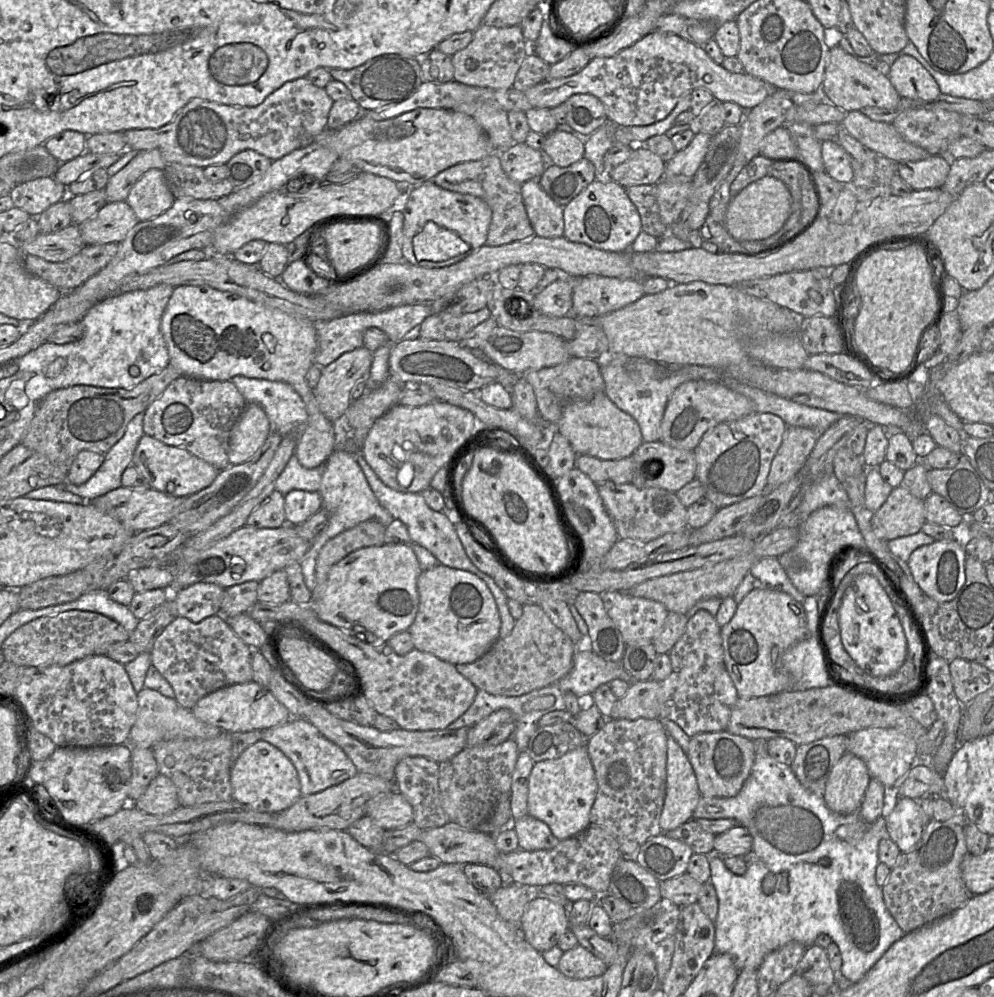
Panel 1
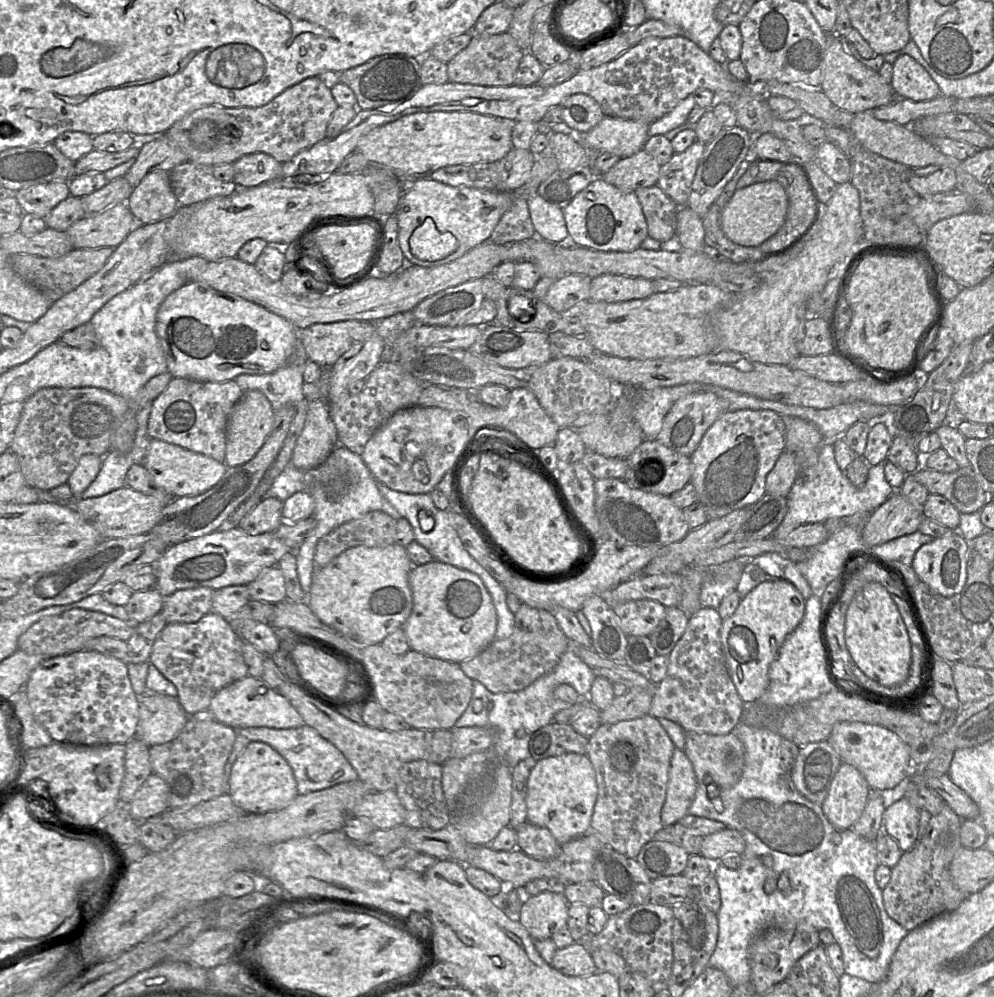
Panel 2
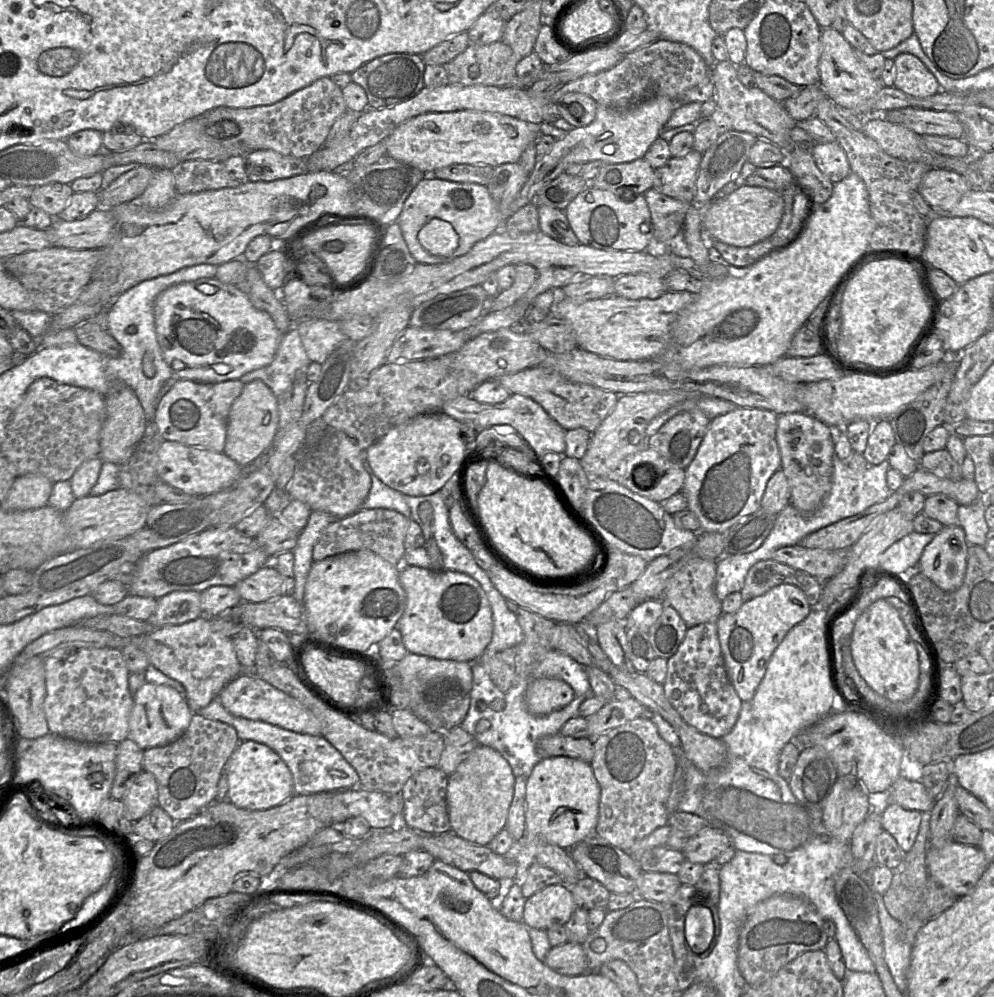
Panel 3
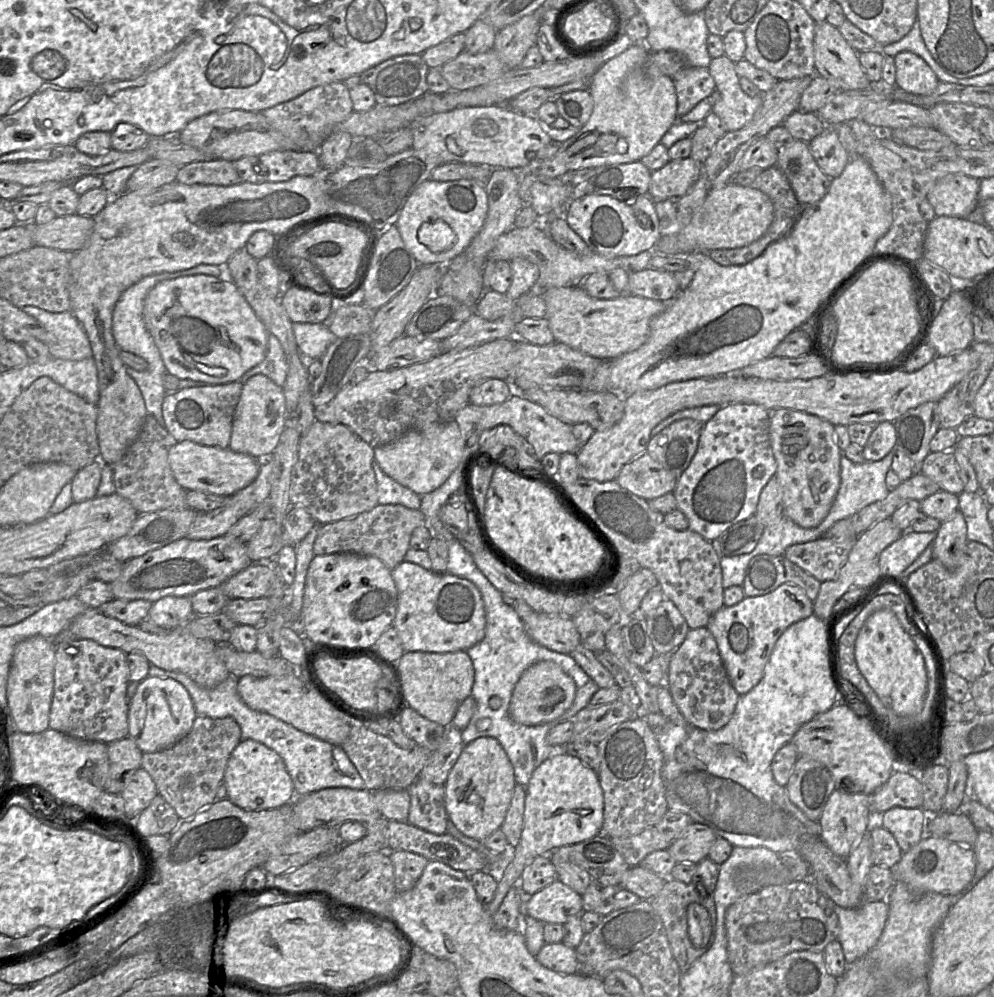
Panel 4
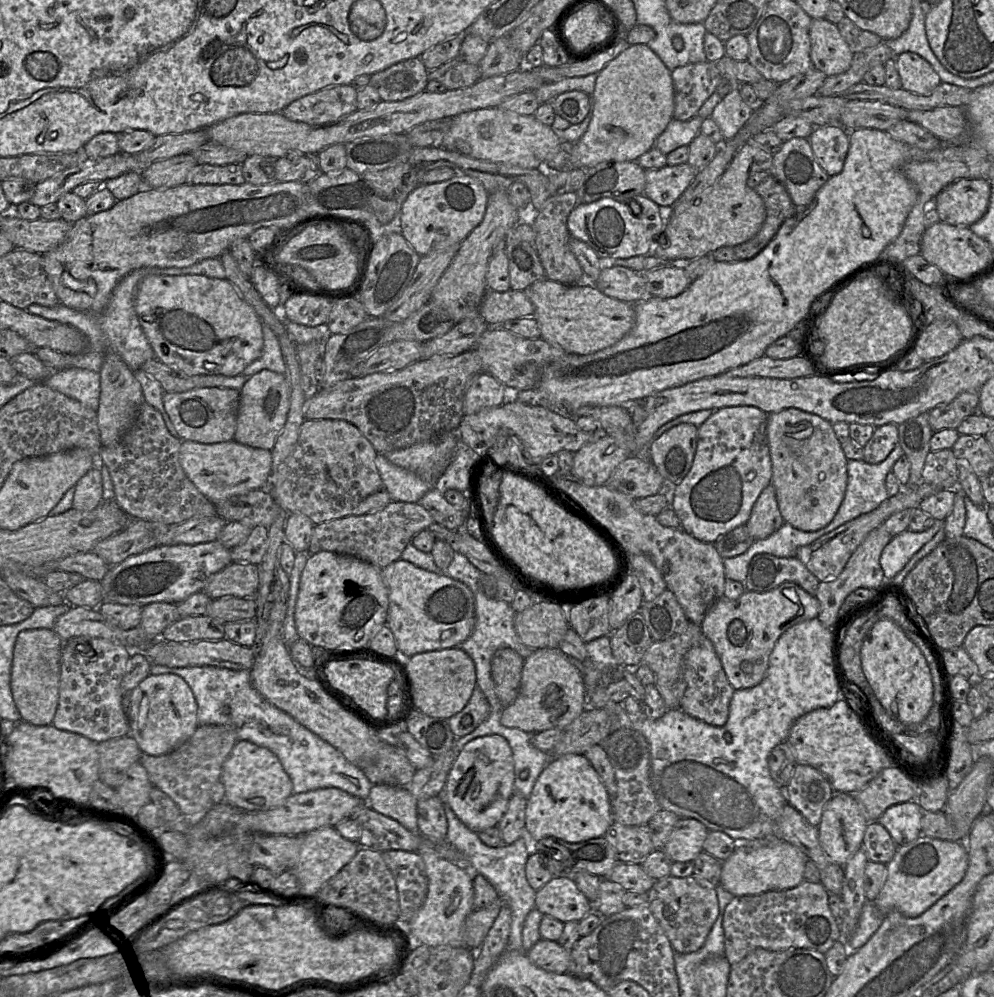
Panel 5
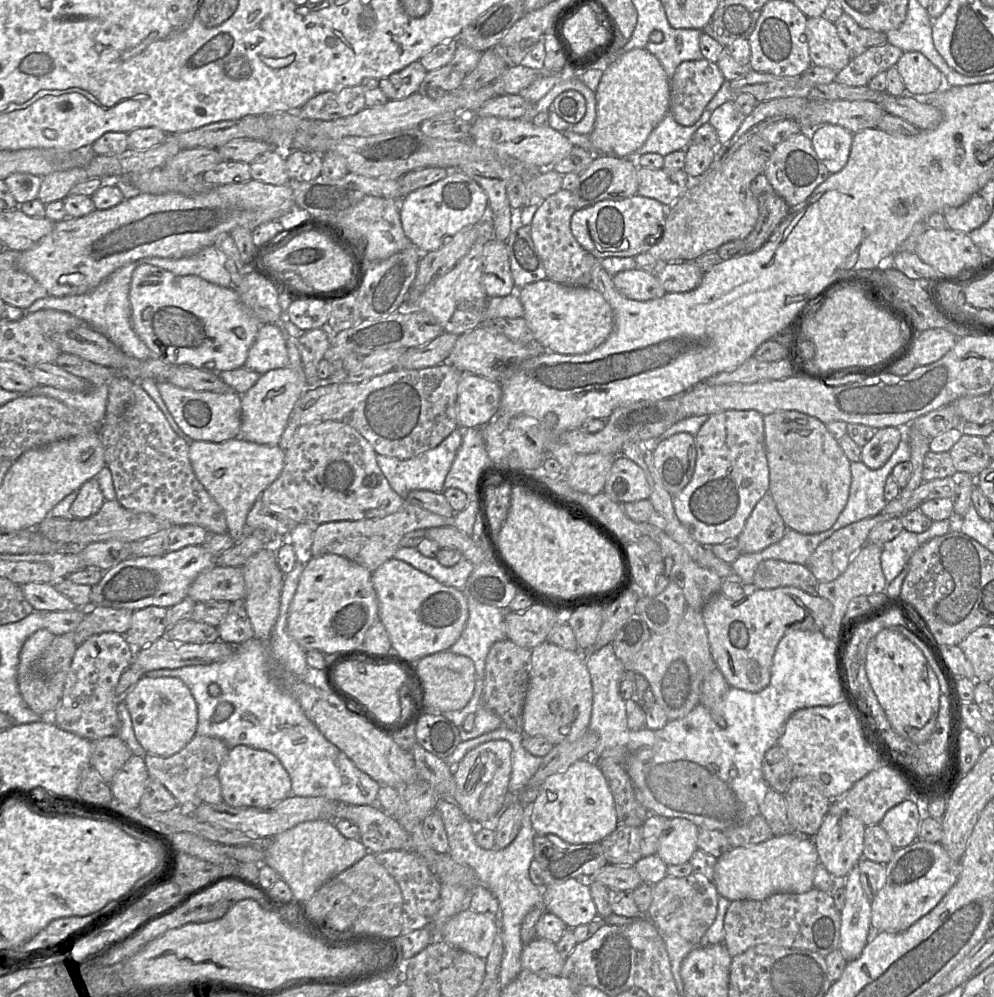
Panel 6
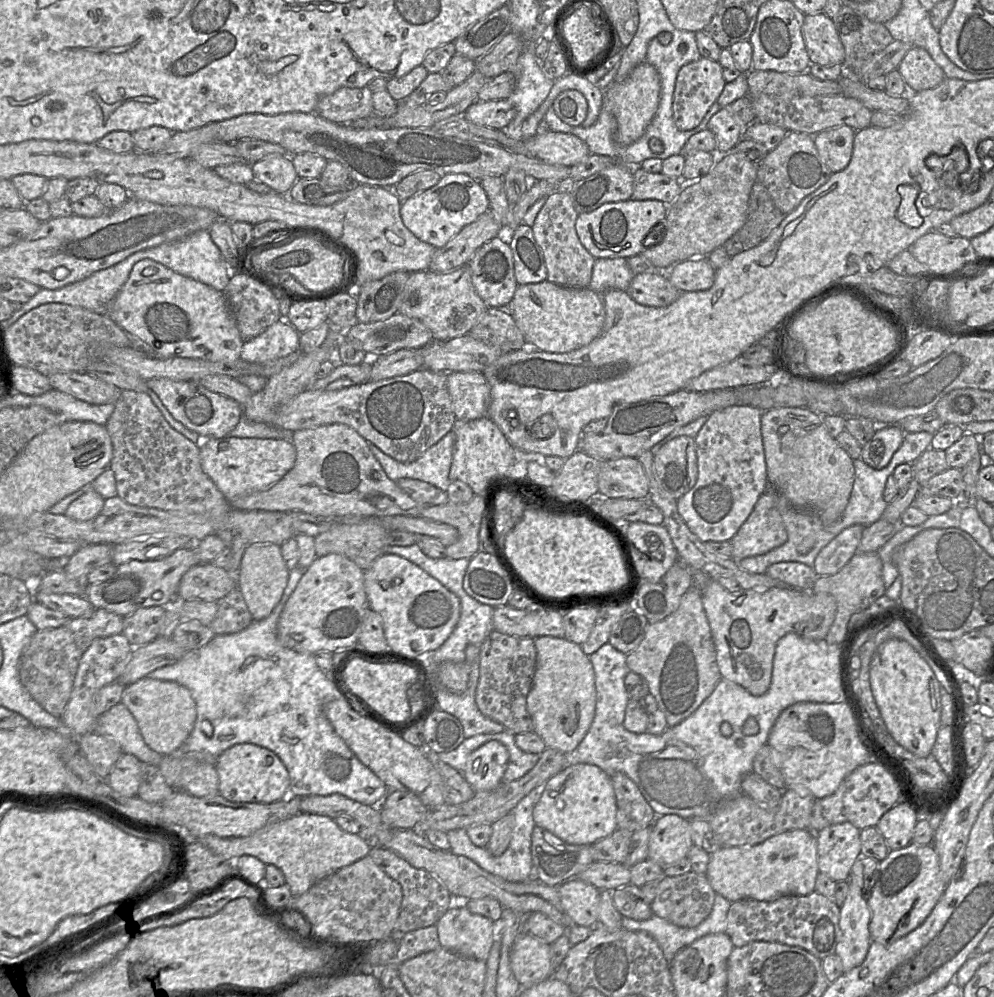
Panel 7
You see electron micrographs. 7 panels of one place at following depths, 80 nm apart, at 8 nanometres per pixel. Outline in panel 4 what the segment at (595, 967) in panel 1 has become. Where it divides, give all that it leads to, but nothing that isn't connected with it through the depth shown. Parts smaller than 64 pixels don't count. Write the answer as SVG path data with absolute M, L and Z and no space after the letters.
M563 942L545 943L535 958L544 967L560 974L575 974L578 972L575 949Z

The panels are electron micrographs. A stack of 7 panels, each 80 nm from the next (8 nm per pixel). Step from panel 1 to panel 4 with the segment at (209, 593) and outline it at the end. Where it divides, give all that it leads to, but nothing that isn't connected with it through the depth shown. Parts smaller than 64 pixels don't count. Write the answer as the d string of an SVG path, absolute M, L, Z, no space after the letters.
M166 596L152 604L147 620L163 629L174 629L192 617L191 597Z

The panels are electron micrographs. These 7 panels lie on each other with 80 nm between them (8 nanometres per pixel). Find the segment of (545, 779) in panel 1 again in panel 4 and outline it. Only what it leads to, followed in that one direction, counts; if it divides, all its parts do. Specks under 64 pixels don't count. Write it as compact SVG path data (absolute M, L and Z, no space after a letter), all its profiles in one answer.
M557 750L554 752L554 754L546 759L544 762L542 762L533 772L528 785L526 786L526 798L525 798L525 810L524 810L524 824L523 824L523 831L520 838L519 843L515 846L515 848L509 848L509 852L505 853L501 856L503 856L502 859L500 859L500 862L497 866L488 868L485 871L490 871L492 873L495 873L498 875L498 887L495 892L494 899L485 906L486 911L490 915L494 915L495 912L498 910L500 904L502 903L504 897L508 893L508 891L513 886L517 886L518 882L520 882L521 875L524 871L524 868L532 863L532 861L537 857L541 855L548 855L552 849L567 846L567 845L573 845L580 843L582 841L588 840L596 835L598 835L601 831L602 825L603 825L603 811L604 811L604 795L603 790L601 788L598 774L591 769L589 766L585 765L579 758L569 755L565 753L564 751Z

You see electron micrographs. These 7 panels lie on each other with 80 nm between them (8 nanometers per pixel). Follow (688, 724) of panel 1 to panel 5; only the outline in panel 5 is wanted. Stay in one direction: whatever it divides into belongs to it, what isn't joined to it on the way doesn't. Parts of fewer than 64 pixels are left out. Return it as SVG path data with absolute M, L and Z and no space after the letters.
M703 636L684 656L683 677L685 690L679 708L688 715L710 725L723 727L729 717L729 706L735 692L723 669L713 643Z

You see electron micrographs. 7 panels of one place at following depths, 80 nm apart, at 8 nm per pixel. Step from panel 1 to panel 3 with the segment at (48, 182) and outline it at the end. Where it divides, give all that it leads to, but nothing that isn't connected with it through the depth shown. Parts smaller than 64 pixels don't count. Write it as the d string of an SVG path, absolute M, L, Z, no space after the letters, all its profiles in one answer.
M52 183L35 187L28 201L32 207L56 218L65 209L73 193L70 184Z

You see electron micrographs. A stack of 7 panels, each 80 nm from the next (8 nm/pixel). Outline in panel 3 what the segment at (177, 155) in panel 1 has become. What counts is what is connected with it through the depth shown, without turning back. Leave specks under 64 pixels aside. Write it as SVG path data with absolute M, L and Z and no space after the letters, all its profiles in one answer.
M323 77L271 105L250 108L220 106L200 118L206 134L219 139L227 149L240 144L241 155L270 149L286 156L308 158L324 146L332 125L346 111L342 89L331 78Z

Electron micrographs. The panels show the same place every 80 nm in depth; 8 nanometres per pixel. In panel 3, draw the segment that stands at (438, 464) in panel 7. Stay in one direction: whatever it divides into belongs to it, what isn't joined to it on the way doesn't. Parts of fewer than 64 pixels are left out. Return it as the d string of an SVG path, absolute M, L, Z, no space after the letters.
M365 456L363 465L371 478L371 486L367 497L363 501L360 509L384 508L394 510L410 517L410 508L406 504L403 494L385 485L373 472Z

